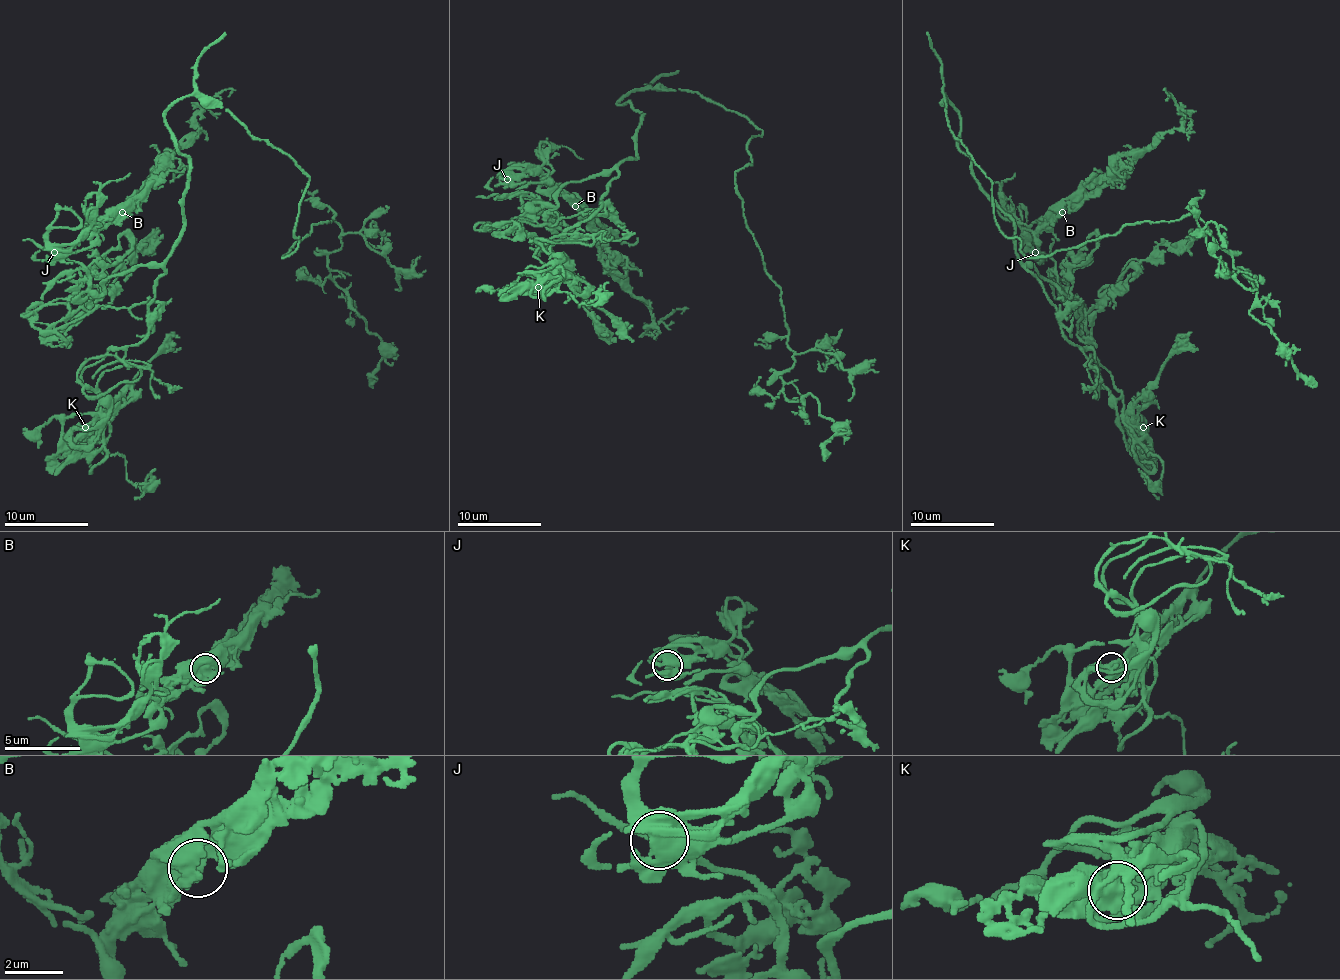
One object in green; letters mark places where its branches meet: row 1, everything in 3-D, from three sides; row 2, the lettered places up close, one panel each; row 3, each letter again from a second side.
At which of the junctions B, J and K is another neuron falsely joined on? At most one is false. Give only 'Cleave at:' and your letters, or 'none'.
Cleave at: none

